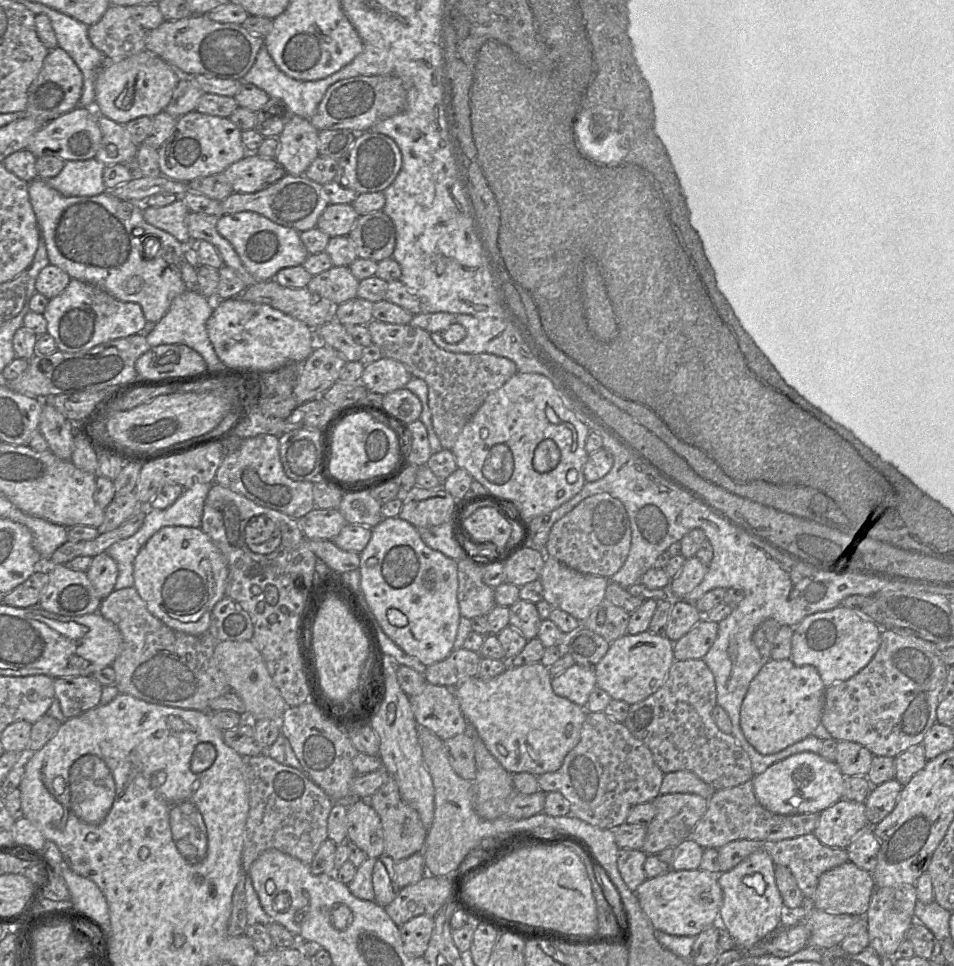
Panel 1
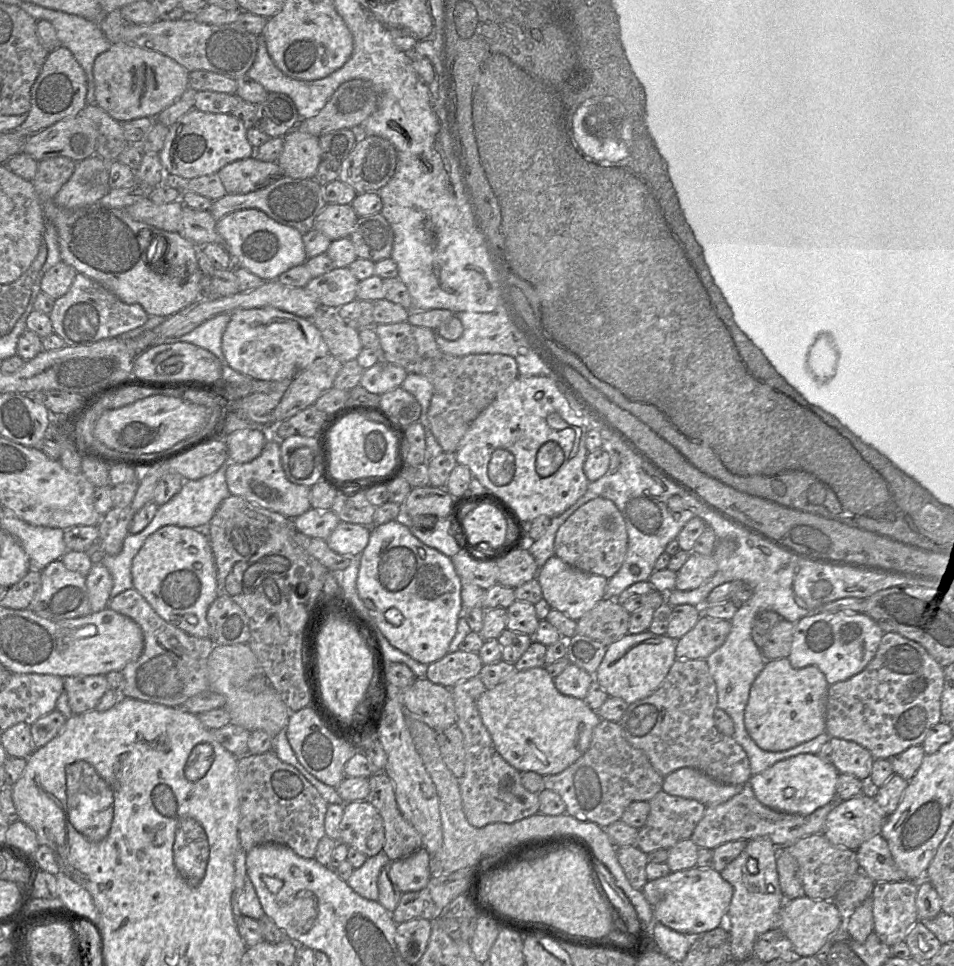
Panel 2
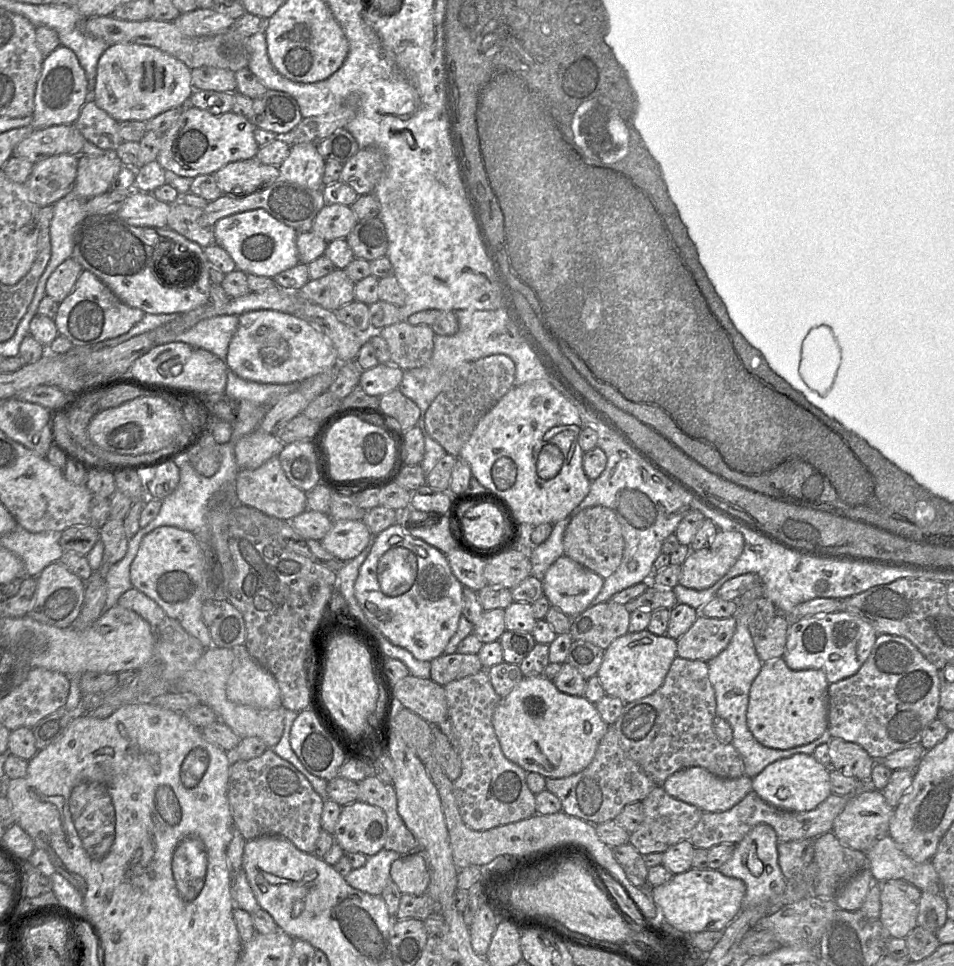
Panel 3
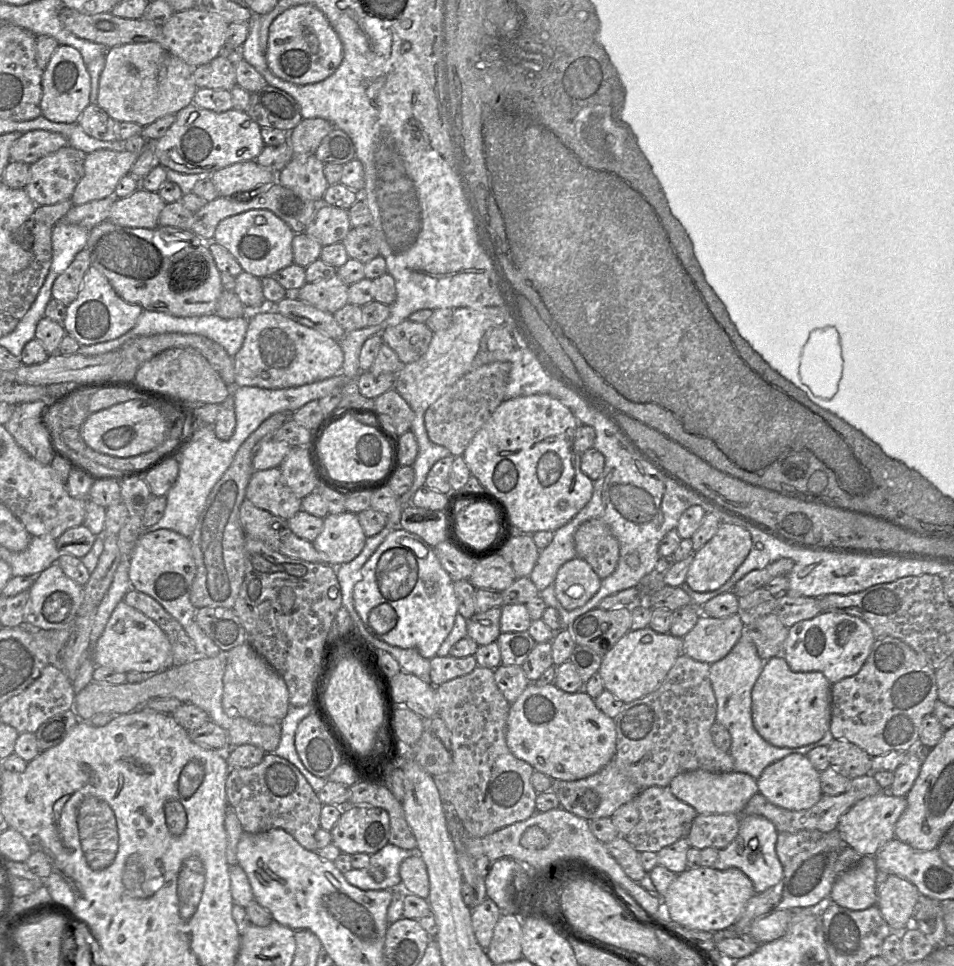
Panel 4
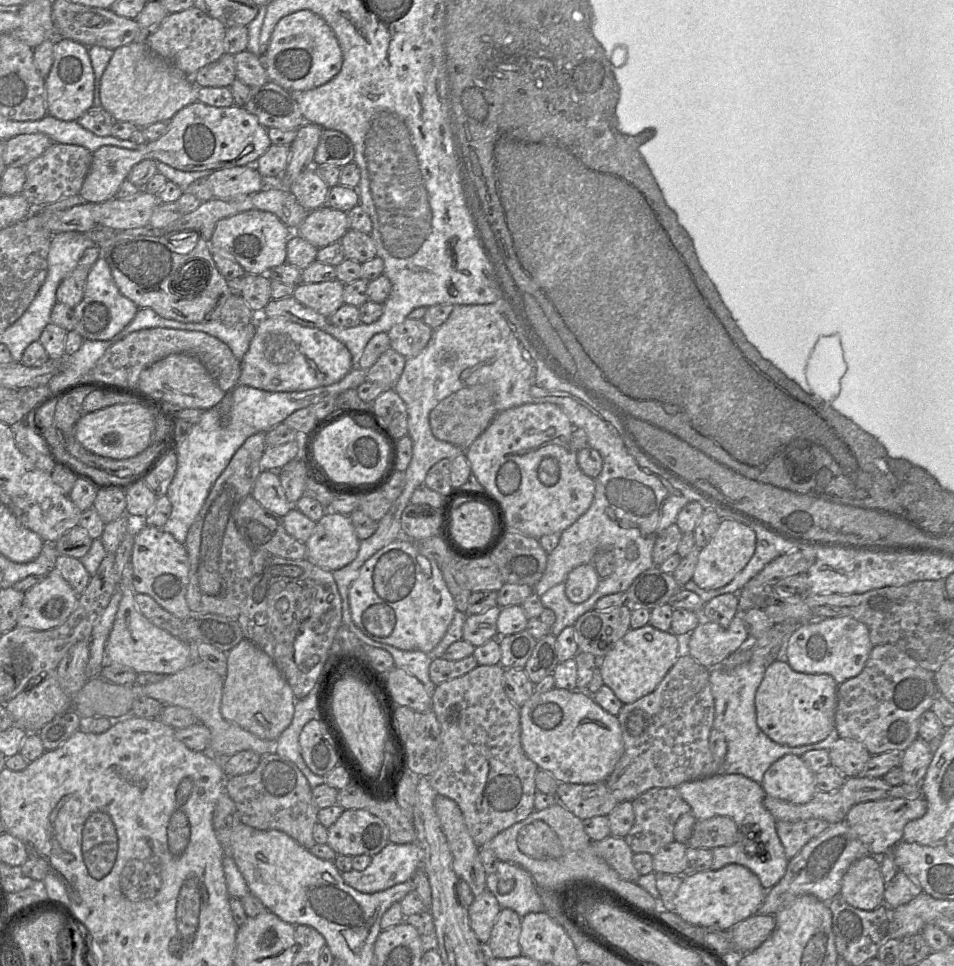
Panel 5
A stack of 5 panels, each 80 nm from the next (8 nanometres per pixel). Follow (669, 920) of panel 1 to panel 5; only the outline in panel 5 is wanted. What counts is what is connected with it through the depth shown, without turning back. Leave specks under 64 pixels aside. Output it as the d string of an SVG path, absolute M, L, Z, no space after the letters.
M731 863L718 870L684 875L674 899L676 912L686 922L703 927L728 930L757 913L766 895L759 878L748 868Z

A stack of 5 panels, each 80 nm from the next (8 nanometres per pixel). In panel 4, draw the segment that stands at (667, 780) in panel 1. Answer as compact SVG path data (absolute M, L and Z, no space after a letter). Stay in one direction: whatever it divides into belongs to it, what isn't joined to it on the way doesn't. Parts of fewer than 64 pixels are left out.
M695 770L674 777L669 785L672 794L692 806L699 815L740 814L749 800L759 793L757 780L742 772L712 773Z

